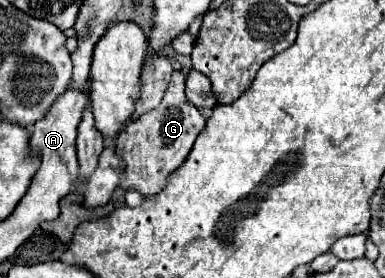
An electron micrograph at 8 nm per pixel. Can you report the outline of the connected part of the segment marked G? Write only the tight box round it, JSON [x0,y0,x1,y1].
[115,72,205,198]

